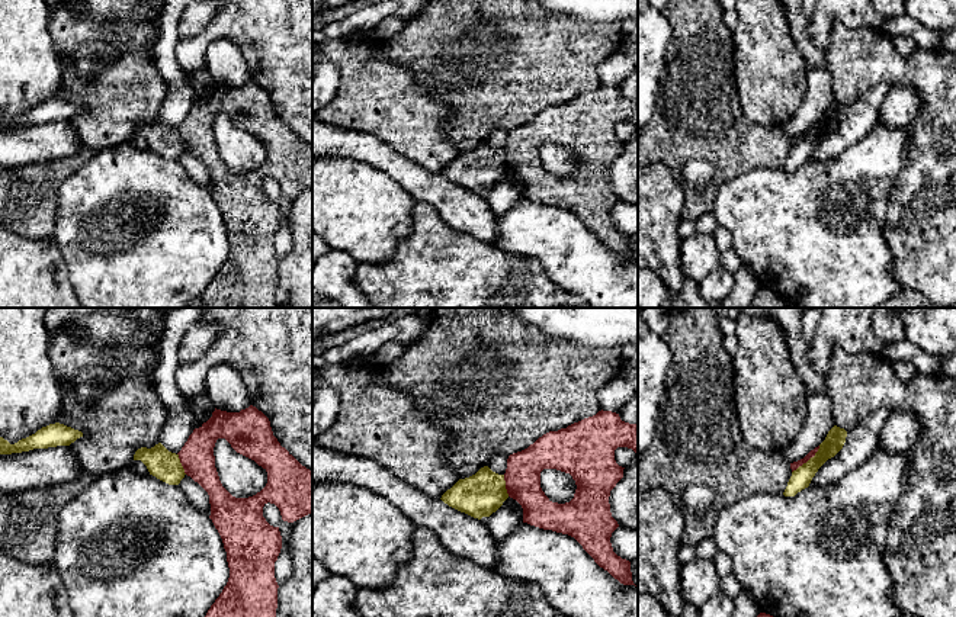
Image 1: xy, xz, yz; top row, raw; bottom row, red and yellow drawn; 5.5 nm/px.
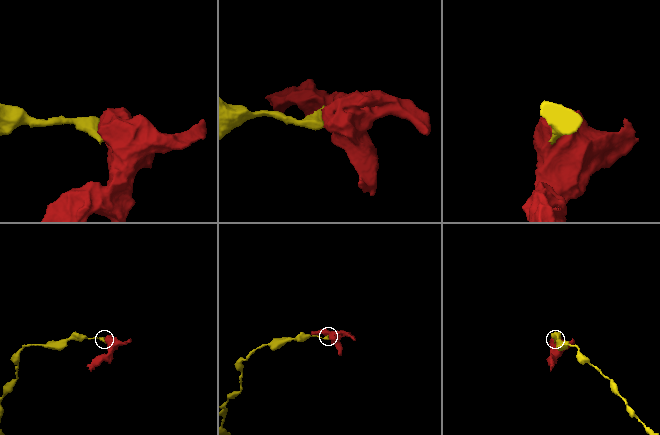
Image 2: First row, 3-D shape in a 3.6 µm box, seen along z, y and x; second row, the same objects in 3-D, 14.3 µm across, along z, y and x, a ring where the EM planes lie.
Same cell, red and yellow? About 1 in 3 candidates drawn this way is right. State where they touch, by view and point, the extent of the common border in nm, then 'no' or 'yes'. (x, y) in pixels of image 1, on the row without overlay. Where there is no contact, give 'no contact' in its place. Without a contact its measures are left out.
yz (807, 135) | 220 nm | no

